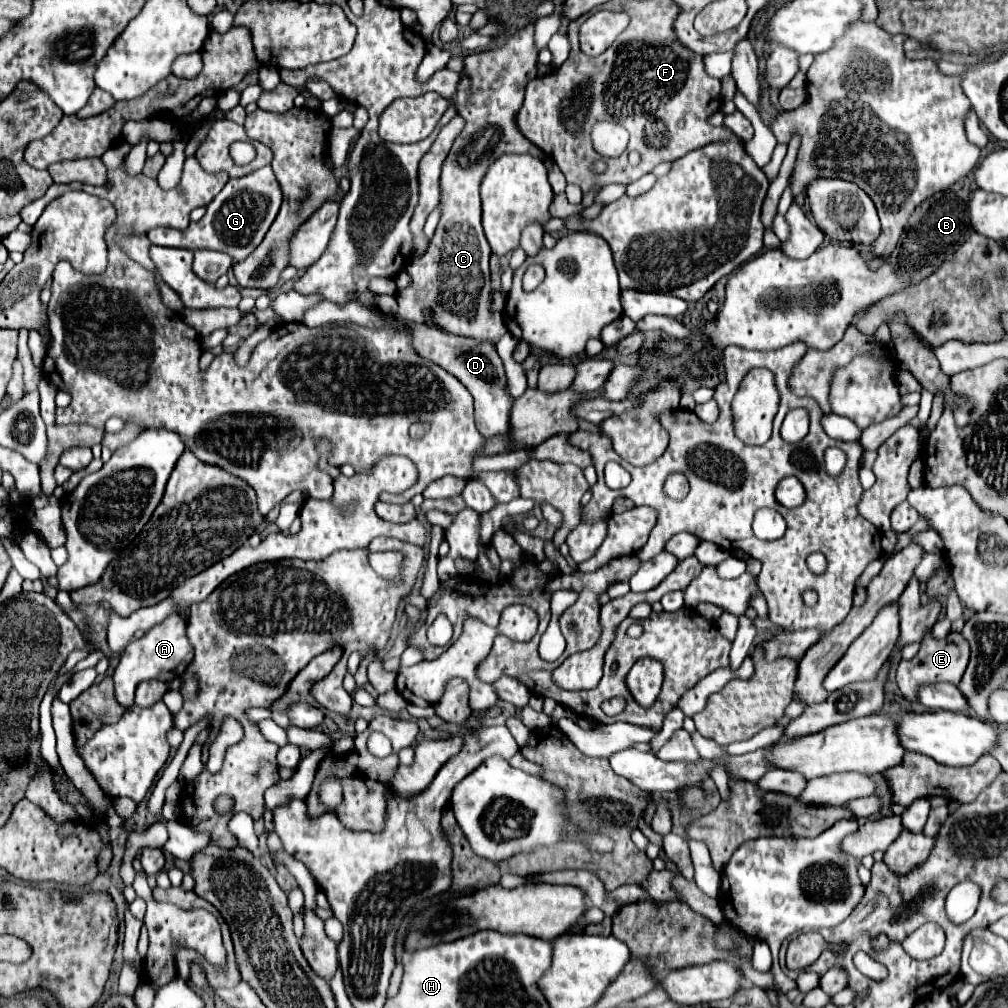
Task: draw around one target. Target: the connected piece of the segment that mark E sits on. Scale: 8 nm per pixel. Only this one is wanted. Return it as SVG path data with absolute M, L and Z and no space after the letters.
M927 631L925 639L921 641L921 651L911 661L901 661L897 667L897 685L903 697L909 701L919 701L921 685L931 685L939 681L957 685L969 663L969 643L963 641L961 633L951 633L945 639L933 639L929 633L931 631Z

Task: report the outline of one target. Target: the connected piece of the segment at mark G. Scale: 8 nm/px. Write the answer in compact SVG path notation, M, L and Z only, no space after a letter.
M271 167L257 169L245 177L239 179L229 179L225 187L219 191L219 195L213 197L211 205L207 205L207 213L199 223L191 223L187 229L179 231L175 229L173 233L169 227L157 227L147 233L149 241L154 245L165 247L181 247L181 249L209 249L209 251L219 251L227 253L233 263L247 259L253 249L263 241L265 233L269 231L271 223L275 221L279 207L281 207L281 189L279 183L271 171Z

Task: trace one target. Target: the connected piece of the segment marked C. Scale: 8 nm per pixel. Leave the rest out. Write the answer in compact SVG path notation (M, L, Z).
M527 25L525 29L517 31L503 47L493 47L489 51L471 53L463 61L461 79L455 91L455 97L451 97L447 103L449 107L455 107L455 111L465 119L465 127L455 139L443 169L439 177L439 189L441 189L441 217L435 229L433 243L423 253L423 257L413 259L409 263L409 273L413 277L413 285L405 291L397 291L397 315L405 321L423 323L423 307L433 309L433 319L445 327L447 331L455 335L465 335L477 341L491 341L497 343L505 333L507 327L503 323L503 317L499 313L491 311L491 283L489 283L489 243L483 235L481 227L481 199L479 199L479 185L483 181L483 173L491 167L491 161L495 157L501 157L503 153L529 153L535 157L541 157L543 151L537 145L531 145L531 141L519 131L517 127L517 113L523 103L523 93L527 81L537 77L537 49L533 43L533 25Z

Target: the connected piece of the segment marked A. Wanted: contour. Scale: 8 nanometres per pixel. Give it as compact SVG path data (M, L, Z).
M171 613L163 623L149 629L141 639L135 639L129 643L129 647L123 651L121 661L113 673L115 697L123 707L133 705L133 695L135 695L135 689L141 681L149 681L149 679L173 681L175 677L179 679L185 673L185 669L189 667L191 657L193 657L193 647L187 639L185 627L187 627L187 623L181 619L181 615Z

